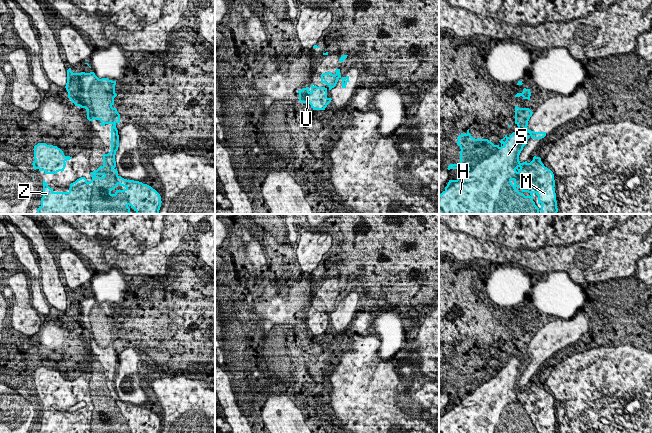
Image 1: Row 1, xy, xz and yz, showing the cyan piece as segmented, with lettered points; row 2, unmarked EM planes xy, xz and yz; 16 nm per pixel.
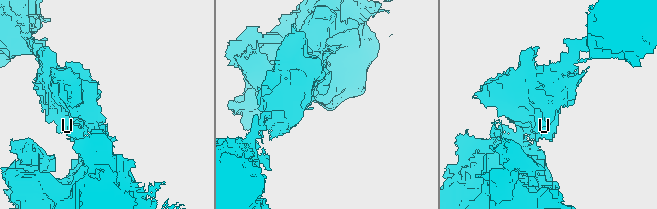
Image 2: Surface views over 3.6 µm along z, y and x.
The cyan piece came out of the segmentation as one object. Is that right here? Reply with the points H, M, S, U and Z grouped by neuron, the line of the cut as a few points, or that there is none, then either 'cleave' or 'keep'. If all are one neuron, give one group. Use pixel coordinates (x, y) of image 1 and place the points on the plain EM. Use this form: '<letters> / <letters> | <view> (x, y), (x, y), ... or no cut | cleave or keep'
H M S U Z | no cut | keep

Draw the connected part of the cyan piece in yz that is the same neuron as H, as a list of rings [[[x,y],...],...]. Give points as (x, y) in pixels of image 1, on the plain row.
[[[515,330],[515,348],[518,350],[518,356],[513,356],[509,361],[505,359],[503,363],[501,363],[499,366],[501,369],[494,369],[491,365],[488,363],[475,363],[471,360],[469,357],[469,353],[467,354],[466,358],[461,357],[457,363],[456,366],[457,369],[460,370],[460,386],[458,388],[450,388],[448,390],[448,394],[450,393],[457,393],[458,394],[458,401],[456,404],[449,404],[447,410],[445,411],[445,414],[439,419],[439,433],[539,433],[535,426],[533,425],[533,418],[535,417],[538,420],[538,428],[541,429],[541,433],[558,433],[557,432],[557,425],[556,425],[556,417],[555,417],[555,404],[554,404],[554,398],[553,396],[544,390],[544,388],[541,386],[540,381],[533,381],[533,384],[528,387],[527,385],[521,387],[519,385],[519,379],[521,375],[523,374],[523,371],[528,368],[527,365],[531,361],[532,363],[542,363],[546,360],[546,356],[535,356],[528,353],[528,345],[530,341],[532,340],[533,336],[529,332],[519,332]]]

